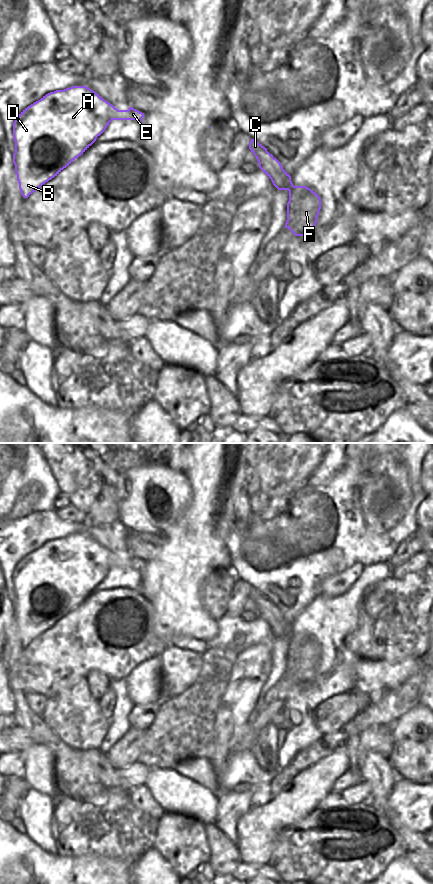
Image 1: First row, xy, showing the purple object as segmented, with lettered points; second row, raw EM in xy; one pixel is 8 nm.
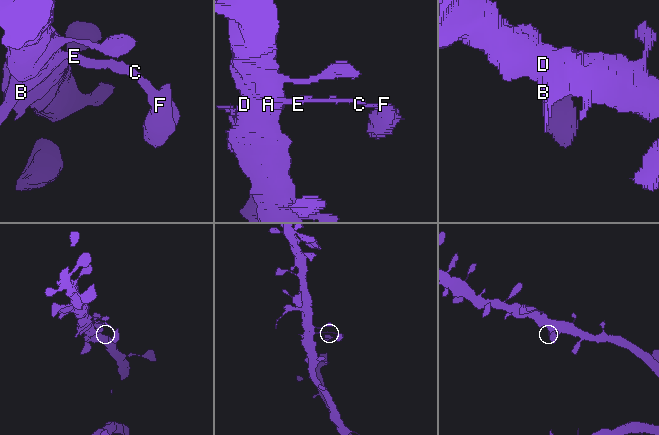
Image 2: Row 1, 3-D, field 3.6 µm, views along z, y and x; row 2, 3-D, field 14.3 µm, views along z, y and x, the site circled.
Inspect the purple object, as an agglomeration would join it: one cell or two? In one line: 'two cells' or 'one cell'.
one cell

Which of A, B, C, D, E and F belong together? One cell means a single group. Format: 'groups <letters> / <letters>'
groups A B C D E F

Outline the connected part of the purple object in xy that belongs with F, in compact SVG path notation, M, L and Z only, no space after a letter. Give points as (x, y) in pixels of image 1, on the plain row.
M251 587L249 597L255 603L259 616L271 627L273 633L278 638L289 639L285 676L295 684L311 682L321 657L319 643L306 634L294 634L291 624L283 617L281 611L256 588Z

